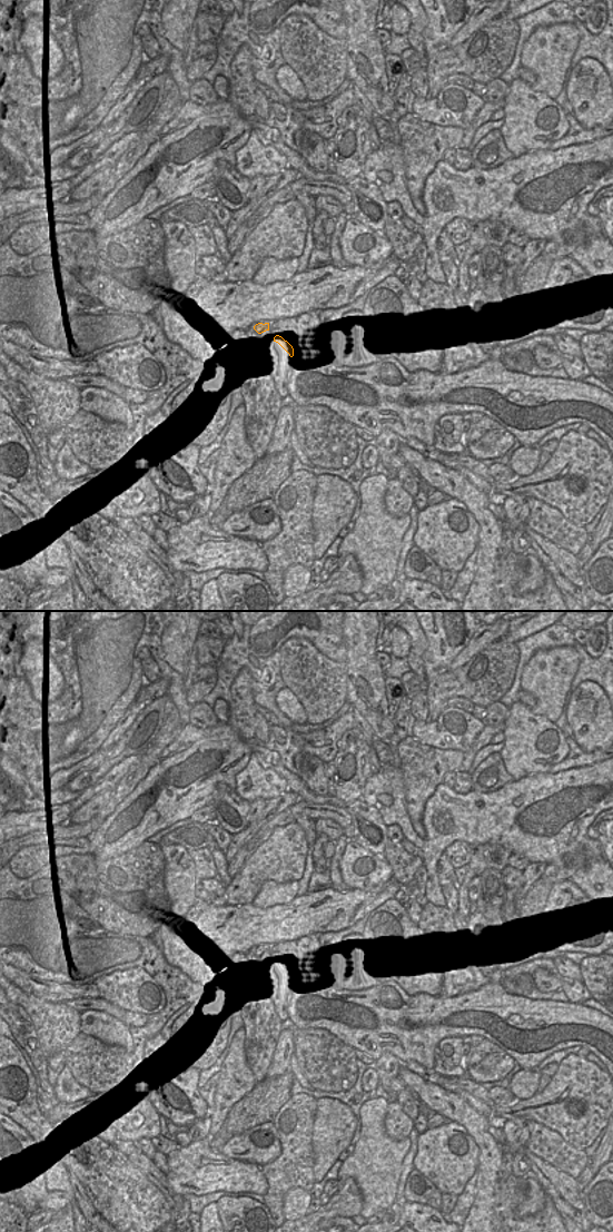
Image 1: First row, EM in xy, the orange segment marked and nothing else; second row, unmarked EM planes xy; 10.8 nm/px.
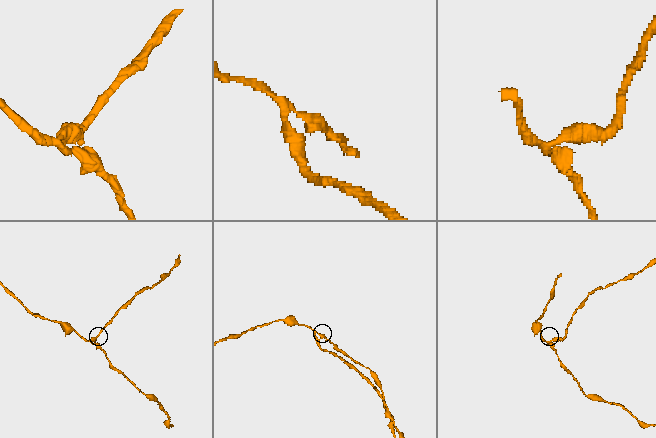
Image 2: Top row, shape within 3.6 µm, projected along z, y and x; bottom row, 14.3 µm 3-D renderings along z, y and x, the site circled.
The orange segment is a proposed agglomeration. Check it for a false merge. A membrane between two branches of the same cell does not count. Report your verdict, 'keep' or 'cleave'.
cleave

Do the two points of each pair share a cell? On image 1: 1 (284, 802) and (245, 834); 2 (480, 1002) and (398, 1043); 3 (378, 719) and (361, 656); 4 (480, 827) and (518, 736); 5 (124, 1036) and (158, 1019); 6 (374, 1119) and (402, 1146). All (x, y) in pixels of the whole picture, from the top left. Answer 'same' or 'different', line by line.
1: same
2: same
3: same
4: different
5: different
6: same

